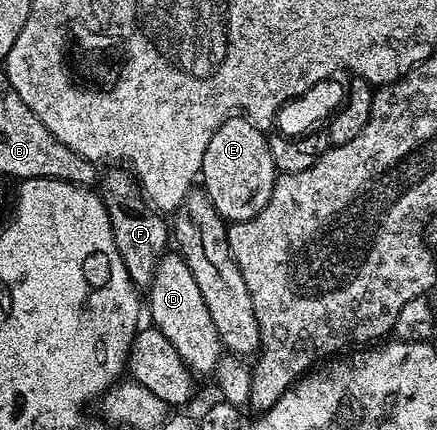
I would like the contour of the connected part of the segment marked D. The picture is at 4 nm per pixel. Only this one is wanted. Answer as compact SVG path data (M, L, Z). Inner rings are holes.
M176 251L166 252L153 276L153 282L147 287L147 317L152 328L163 331L167 339L171 339L171 347L179 353L189 372L198 378L216 374L217 364L223 352L219 339L219 331L215 331L215 323L211 323L211 314L207 312L207 303L203 303L203 295L191 275L191 267Z

